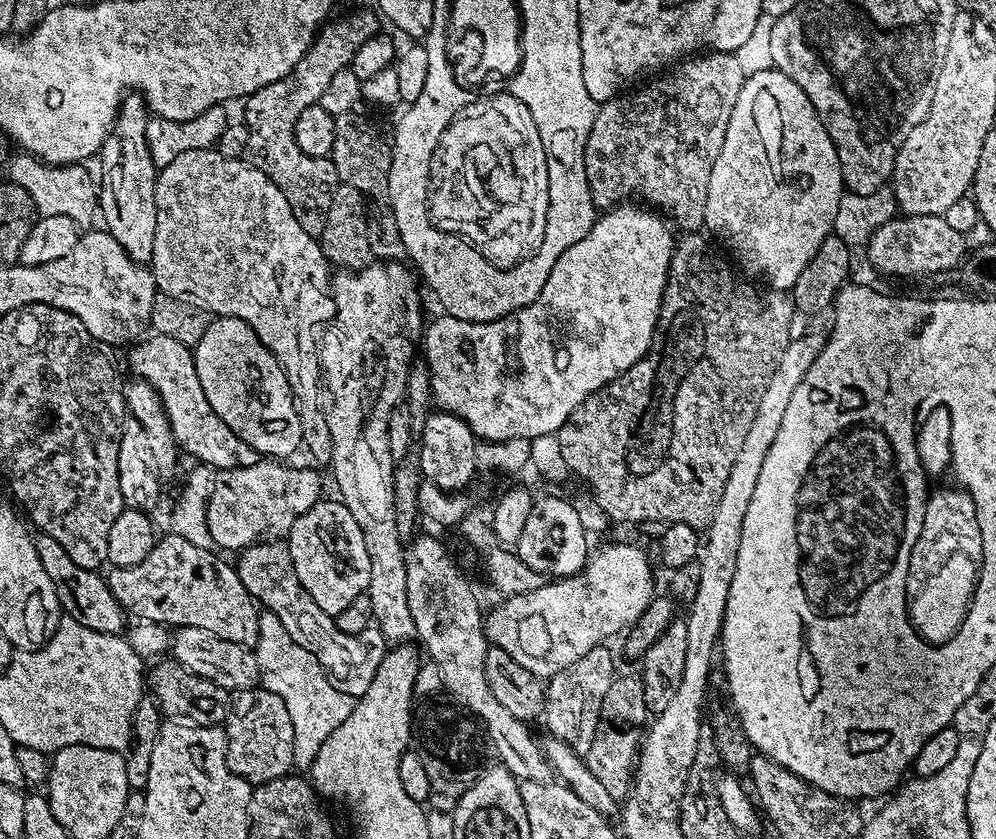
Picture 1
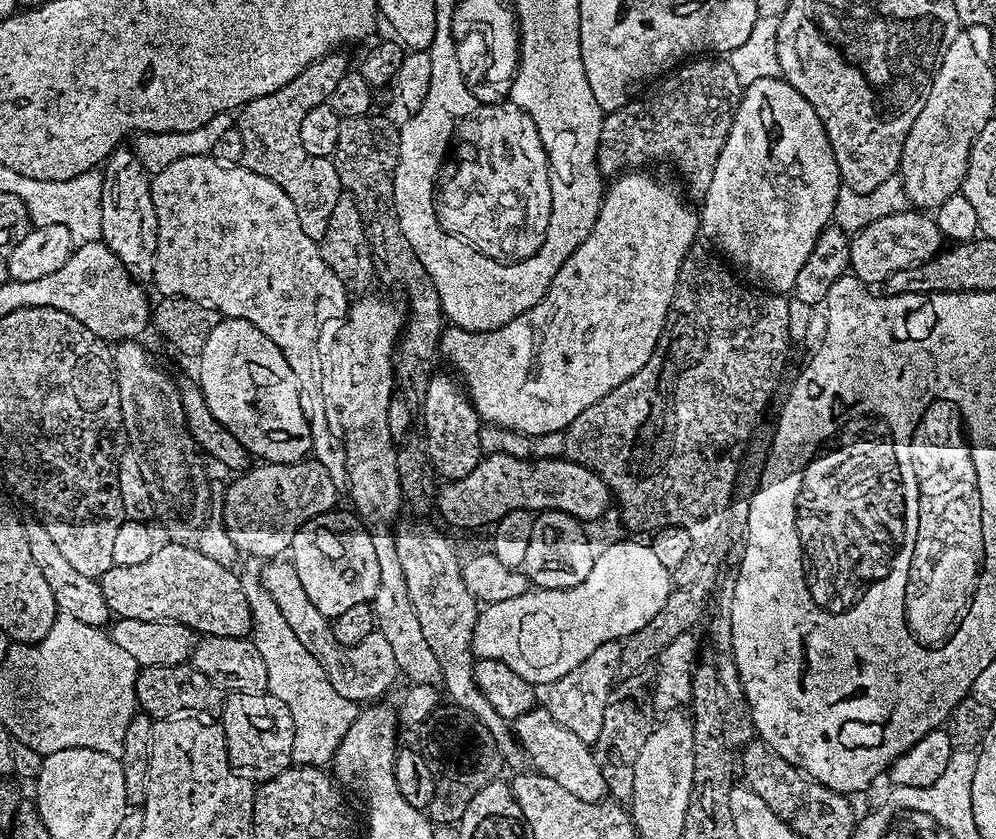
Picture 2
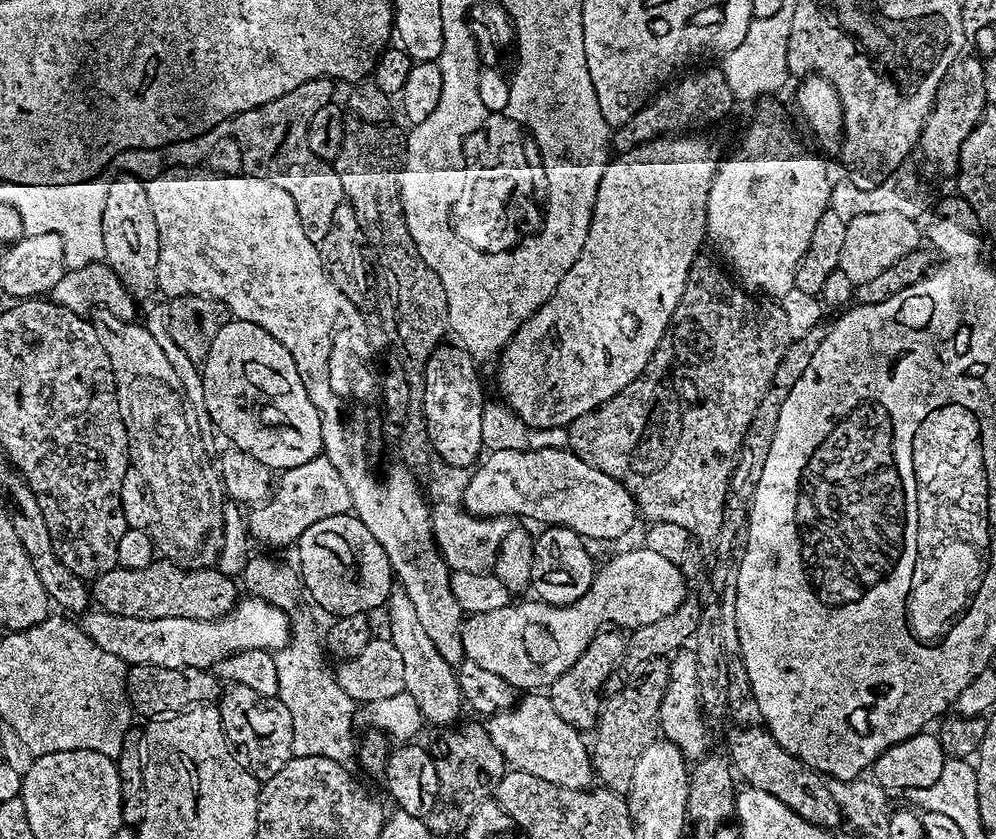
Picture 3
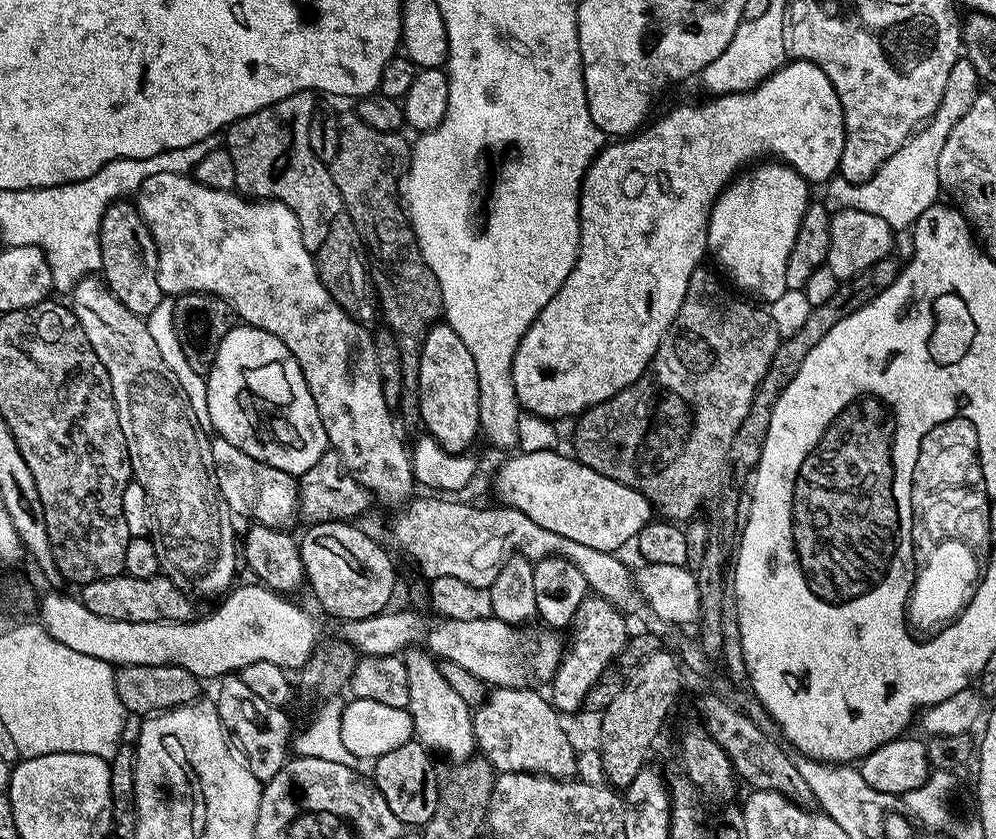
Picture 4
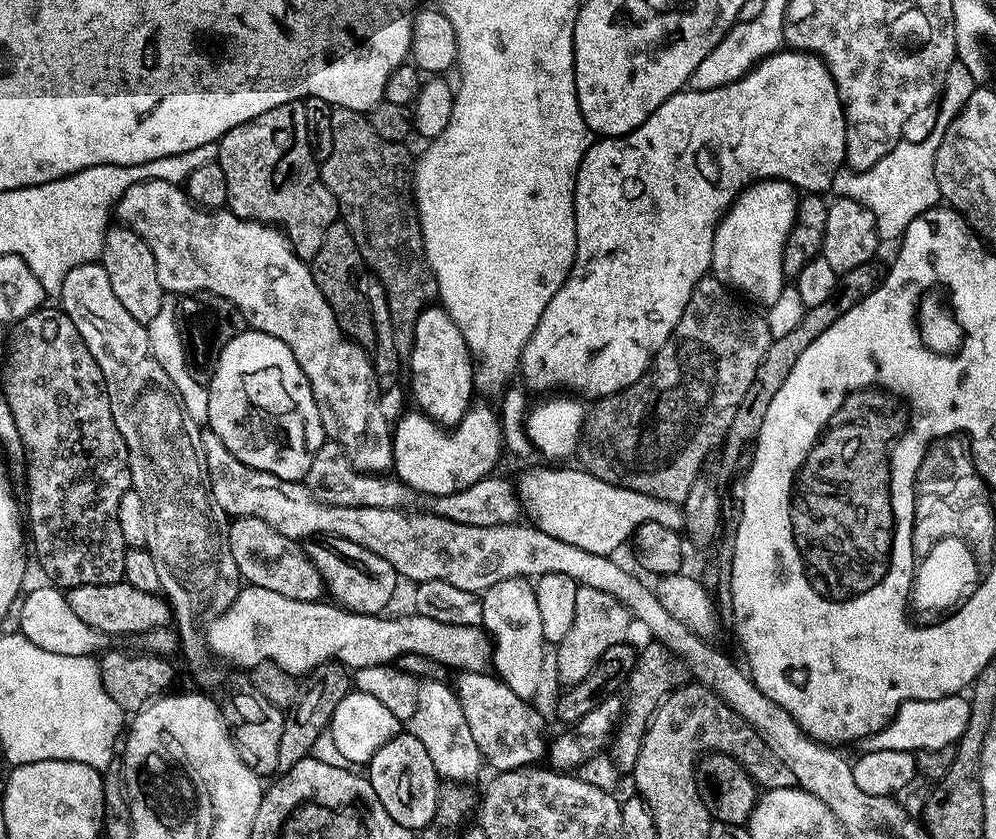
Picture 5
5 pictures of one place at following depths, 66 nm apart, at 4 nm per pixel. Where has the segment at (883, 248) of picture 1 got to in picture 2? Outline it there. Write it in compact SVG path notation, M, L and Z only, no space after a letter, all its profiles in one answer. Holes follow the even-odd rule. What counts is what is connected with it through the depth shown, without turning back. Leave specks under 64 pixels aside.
M920 210L895 212L886 218L878 218L878 222L870 222L870 226L851 237L846 253L848 268L861 284L880 286L886 278L890 278L890 274L939 255L945 244L946 237L942 235L940 225L931 215Z

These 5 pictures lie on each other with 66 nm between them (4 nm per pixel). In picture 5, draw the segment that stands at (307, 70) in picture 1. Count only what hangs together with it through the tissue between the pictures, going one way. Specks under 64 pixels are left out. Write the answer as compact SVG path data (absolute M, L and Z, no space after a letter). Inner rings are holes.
M298 100L286 102L282 106L274 106L274 110L266 110L266 114L258 114L258 118L254 118L242 126L234 126L234 130L227 132L227 134L218 141L220 146L218 163L222 166L222 172L226 174L226 190L228 191L227 211L234 213L240 220L258 220L261 224L279 226L284 235L288 237L288 241L292 244L296 256L302 258L305 262L310 262L318 254L318 249L322 246L322 238L326 234L328 227L337 223L338 205L334 194L330 194L328 187L320 180L318 161L316 157L312 155L310 142L308 141L310 123L308 124L308 112L304 107L305 105Z

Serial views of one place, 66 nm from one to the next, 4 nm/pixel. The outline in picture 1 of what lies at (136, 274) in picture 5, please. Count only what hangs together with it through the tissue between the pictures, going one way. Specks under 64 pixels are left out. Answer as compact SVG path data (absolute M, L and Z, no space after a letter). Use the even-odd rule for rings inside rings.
M121 111L112 132L98 153L98 216L104 219L103 231L109 232L135 264L147 265L154 254L156 207L154 190L158 169L150 158L146 142L149 117L143 111Z

